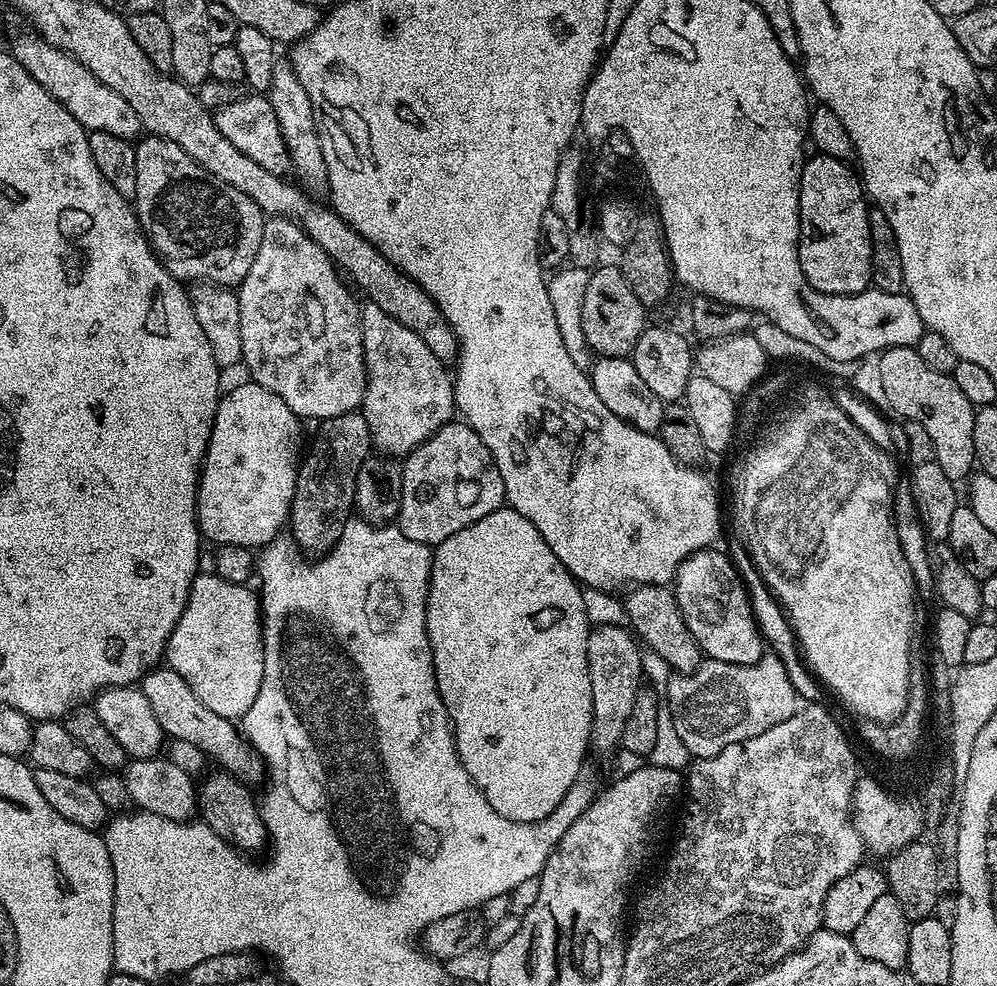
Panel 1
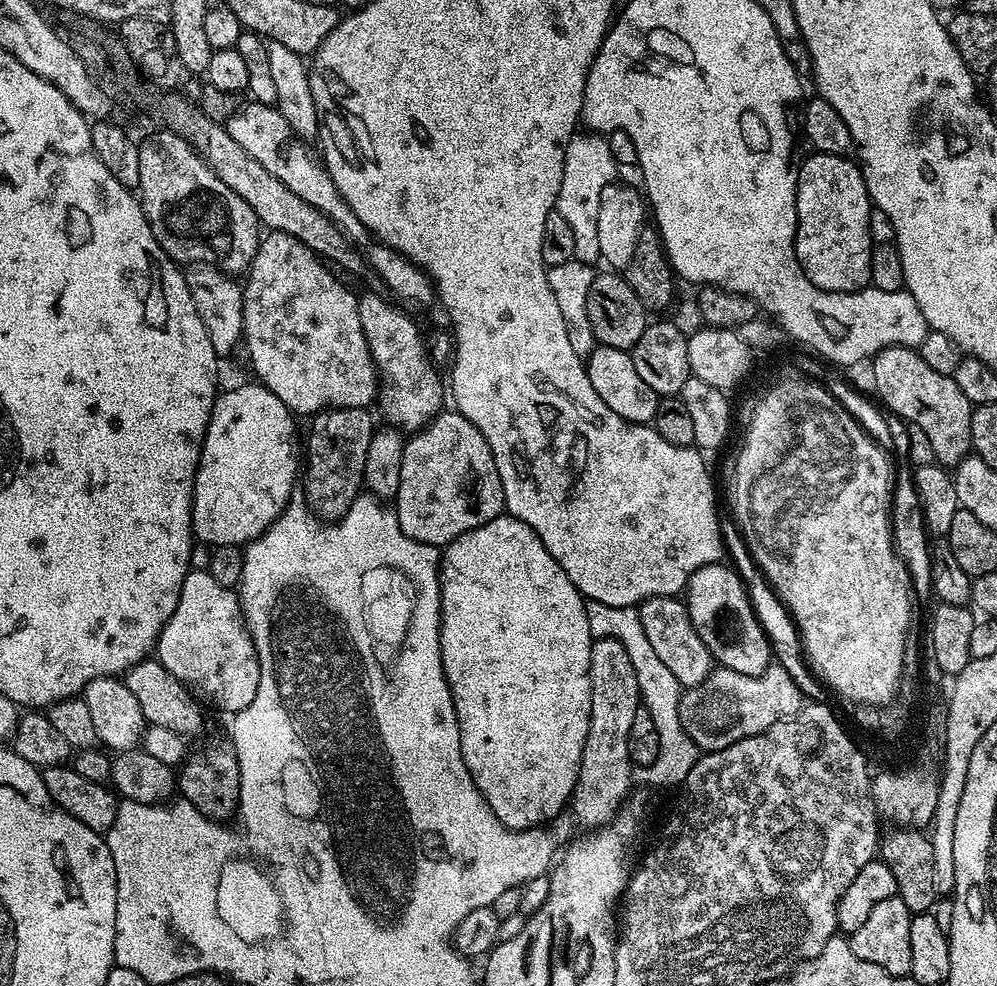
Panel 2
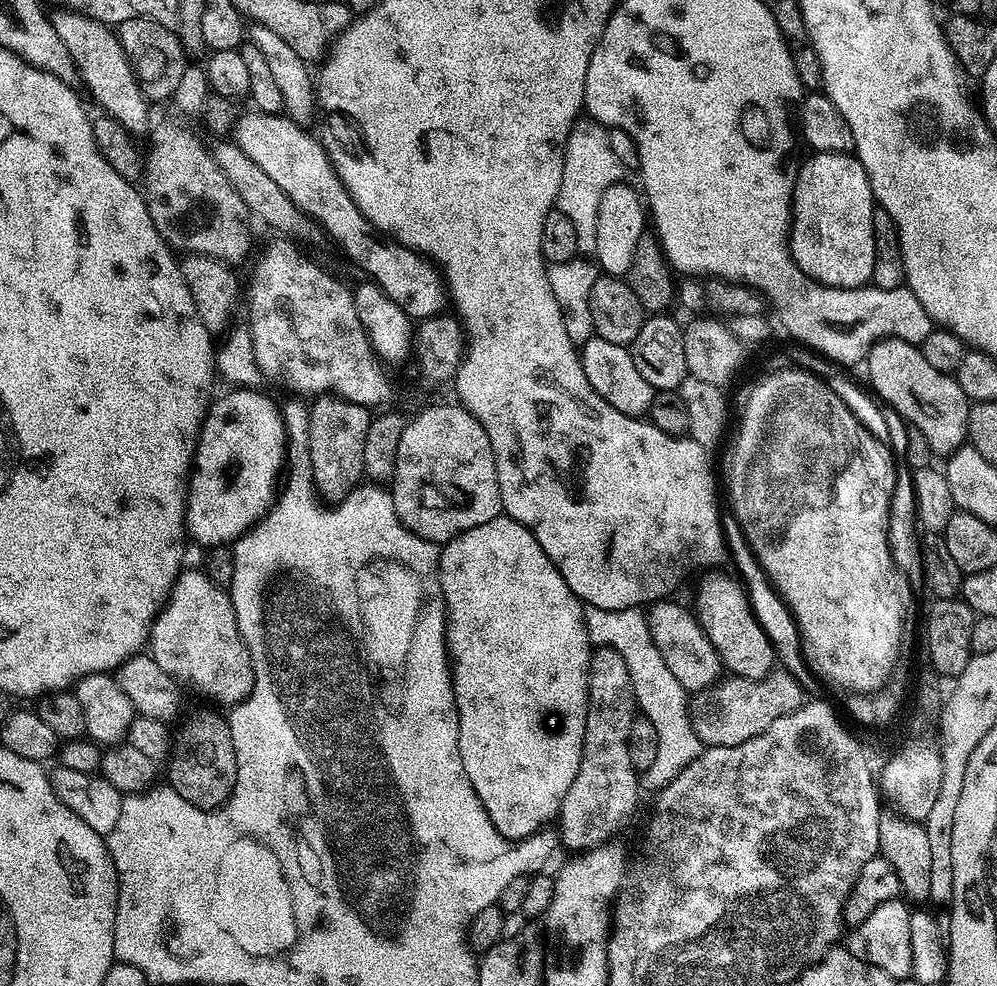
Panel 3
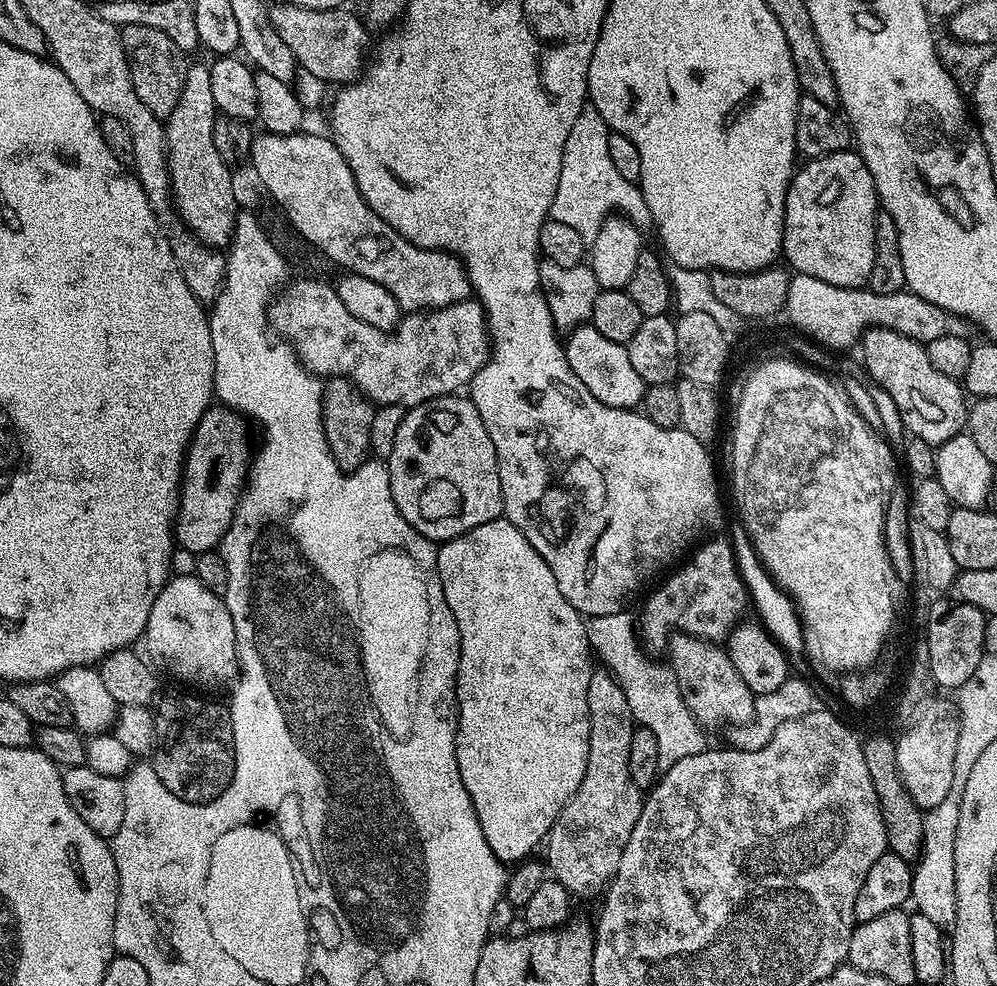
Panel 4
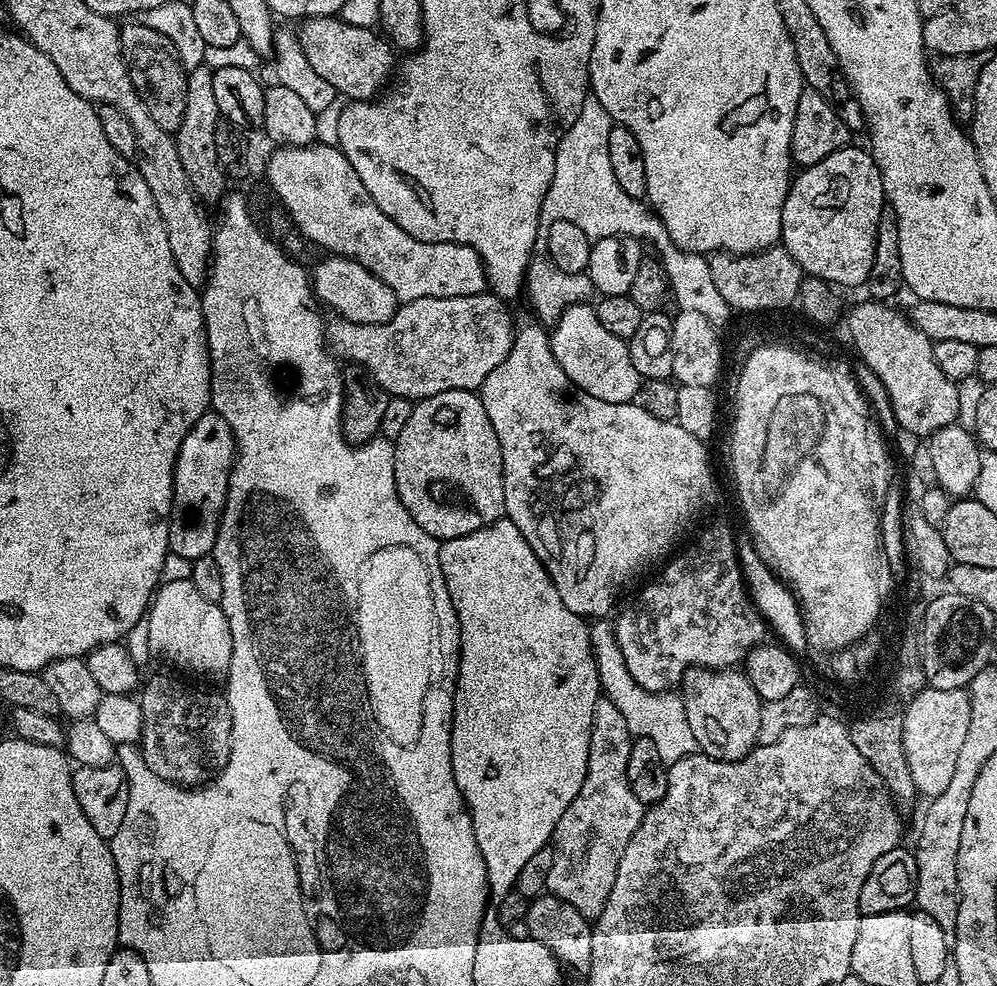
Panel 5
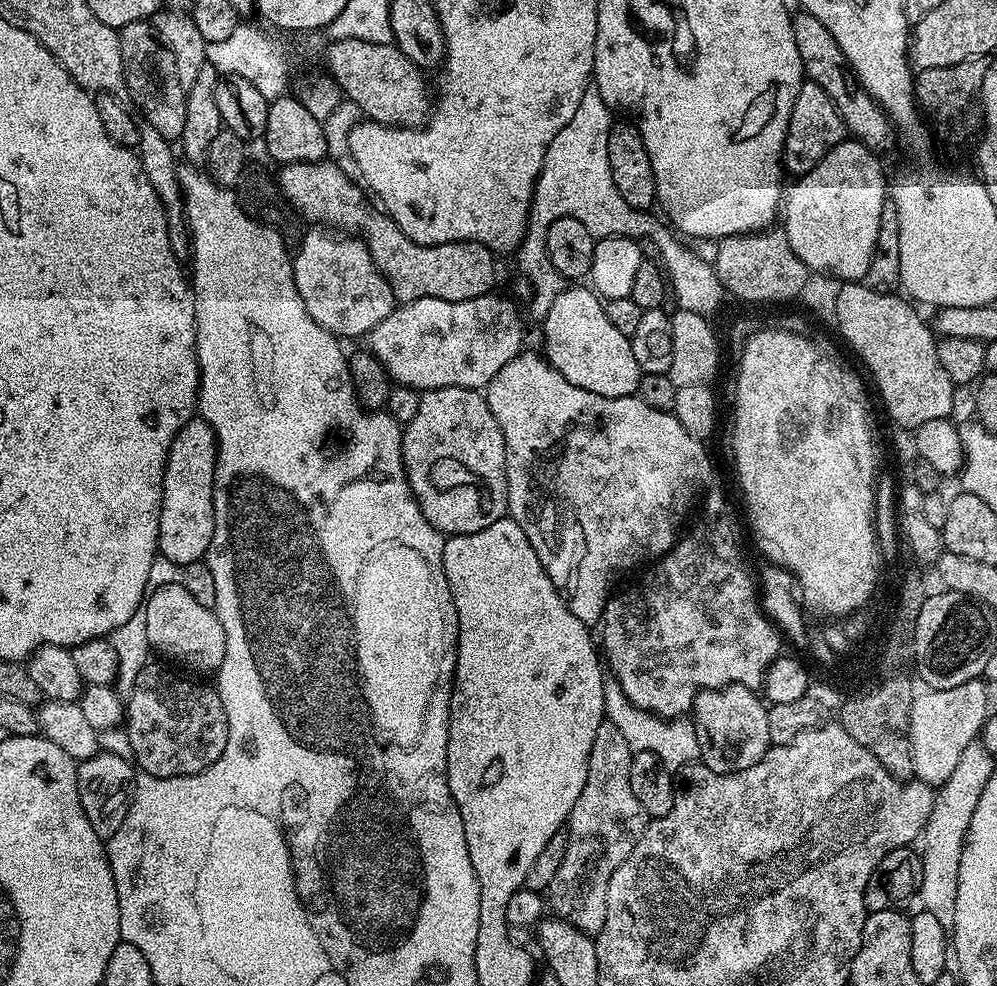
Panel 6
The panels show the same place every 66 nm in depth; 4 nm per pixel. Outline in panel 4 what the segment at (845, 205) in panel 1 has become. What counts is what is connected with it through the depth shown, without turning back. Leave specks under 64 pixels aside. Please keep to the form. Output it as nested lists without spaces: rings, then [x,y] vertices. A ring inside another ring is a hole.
[[[856,150],[818,156],[805,164],[808,164],[805,168],[795,169],[788,184],[784,203],[783,259],[788,259],[787,267],[793,273],[830,282],[830,286],[864,288],[870,278],[870,266],[874,266],[874,222],[878,211],[874,178]]]

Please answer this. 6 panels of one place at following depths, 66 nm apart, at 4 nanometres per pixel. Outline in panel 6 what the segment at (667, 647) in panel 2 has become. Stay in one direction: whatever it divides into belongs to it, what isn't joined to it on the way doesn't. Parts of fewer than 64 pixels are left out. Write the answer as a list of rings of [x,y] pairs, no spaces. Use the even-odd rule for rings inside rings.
[[[731,684],[725,688],[706,688],[692,700],[690,719],[700,747],[700,760],[718,774],[750,770],[768,752],[770,722],[765,701],[751,688]]]

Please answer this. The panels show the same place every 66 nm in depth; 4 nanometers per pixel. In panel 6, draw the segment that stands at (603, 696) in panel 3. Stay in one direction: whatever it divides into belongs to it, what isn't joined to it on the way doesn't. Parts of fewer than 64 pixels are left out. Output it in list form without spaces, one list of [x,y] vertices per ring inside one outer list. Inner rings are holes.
[[[607,722],[598,726],[594,746],[590,746],[590,762],[586,770],[586,786],[570,810],[566,829],[568,845],[565,860],[546,891],[546,900],[559,919],[570,922],[578,930],[599,934],[606,922],[606,890],[614,870],[630,858],[630,850],[642,838],[649,816],[642,810],[642,802],[630,790],[630,762],[632,748],[622,730]]]

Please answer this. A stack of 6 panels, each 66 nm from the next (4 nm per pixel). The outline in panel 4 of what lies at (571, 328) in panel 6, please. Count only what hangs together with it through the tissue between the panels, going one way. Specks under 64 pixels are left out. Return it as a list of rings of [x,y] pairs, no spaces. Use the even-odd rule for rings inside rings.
[[[591,322],[583,323],[567,333],[564,353],[582,386],[586,386],[590,394],[598,398],[598,402],[611,408],[632,410],[643,401],[646,385],[638,370],[634,370],[627,347],[618,342],[610,342],[610,338],[602,338],[602,334],[598,334]]]

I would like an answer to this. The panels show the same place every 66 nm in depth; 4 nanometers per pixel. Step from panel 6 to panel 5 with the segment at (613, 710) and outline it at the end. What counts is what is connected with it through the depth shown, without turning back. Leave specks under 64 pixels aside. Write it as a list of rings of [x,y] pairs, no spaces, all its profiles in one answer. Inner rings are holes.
[[[597,619],[589,627],[588,637],[592,639],[592,653],[596,659],[603,695],[612,700],[614,706],[618,706],[618,710],[622,710],[622,718],[626,718],[626,726],[629,730],[634,734],[650,738],[650,742],[658,746],[658,754],[662,754],[667,765],[678,762],[678,758],[683,756],[693,755],[697,751],[697,746],[694,742],[694,734],[690,730],[690,722],[686,722],[683,699],[672,690],[647,692],[642,686],[638,686],[638,682],[634,682],[634,678],[630,678],[630,670],[626,670],[622,650],[618,650],[616,629],[611,619]]]

